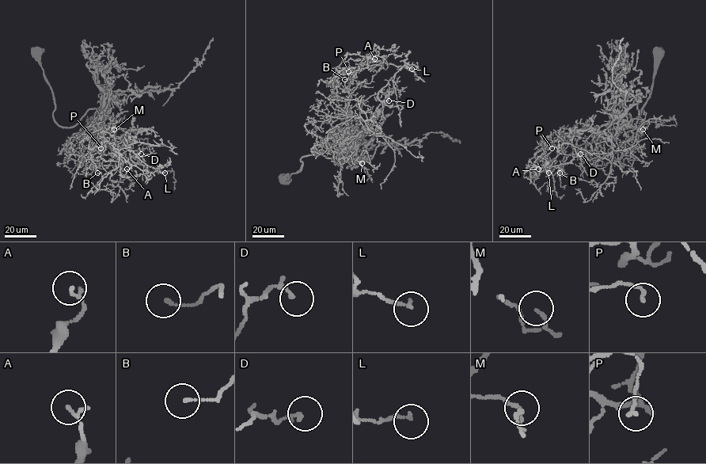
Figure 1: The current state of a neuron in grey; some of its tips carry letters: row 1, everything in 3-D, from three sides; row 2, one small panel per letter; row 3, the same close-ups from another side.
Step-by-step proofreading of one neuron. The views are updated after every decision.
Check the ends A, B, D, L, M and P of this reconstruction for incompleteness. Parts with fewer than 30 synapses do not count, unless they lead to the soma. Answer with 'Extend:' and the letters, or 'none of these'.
Extend: none of these

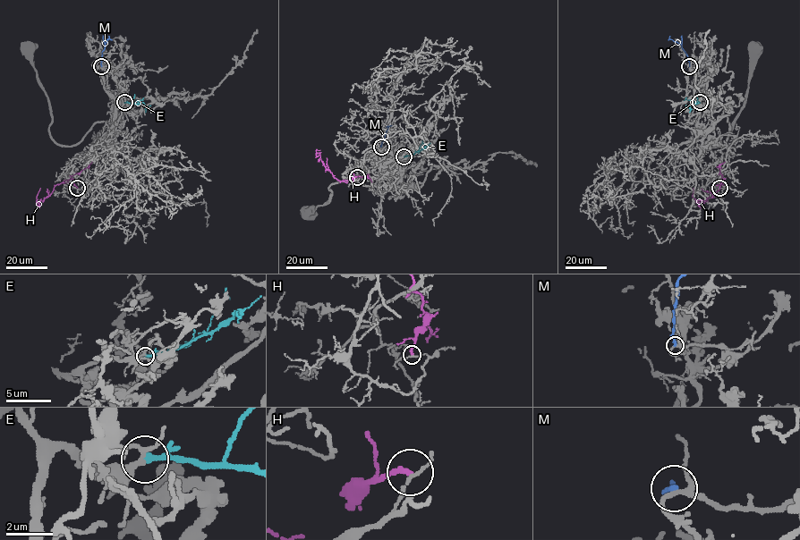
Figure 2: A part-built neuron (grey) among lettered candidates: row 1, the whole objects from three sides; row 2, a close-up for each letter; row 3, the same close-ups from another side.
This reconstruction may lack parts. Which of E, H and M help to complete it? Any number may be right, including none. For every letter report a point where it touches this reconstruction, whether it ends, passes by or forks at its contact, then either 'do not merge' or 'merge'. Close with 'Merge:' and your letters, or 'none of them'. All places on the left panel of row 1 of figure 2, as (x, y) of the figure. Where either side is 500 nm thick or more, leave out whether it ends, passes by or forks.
E: (124, 102) | it ends | merge
H: (77, 188) | it ends | do not merge
M: (101, 66) | it ends | do not merge
Merge: E

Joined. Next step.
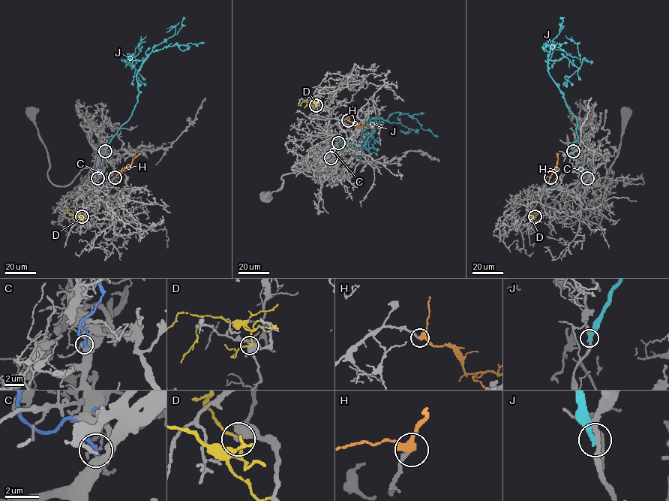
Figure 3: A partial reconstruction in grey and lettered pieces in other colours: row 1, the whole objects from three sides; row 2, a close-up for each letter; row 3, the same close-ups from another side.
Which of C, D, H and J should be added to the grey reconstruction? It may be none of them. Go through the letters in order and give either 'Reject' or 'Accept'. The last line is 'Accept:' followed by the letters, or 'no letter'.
C: Reject
D: Reject
H: Accept
J: Reject
Accept: H

